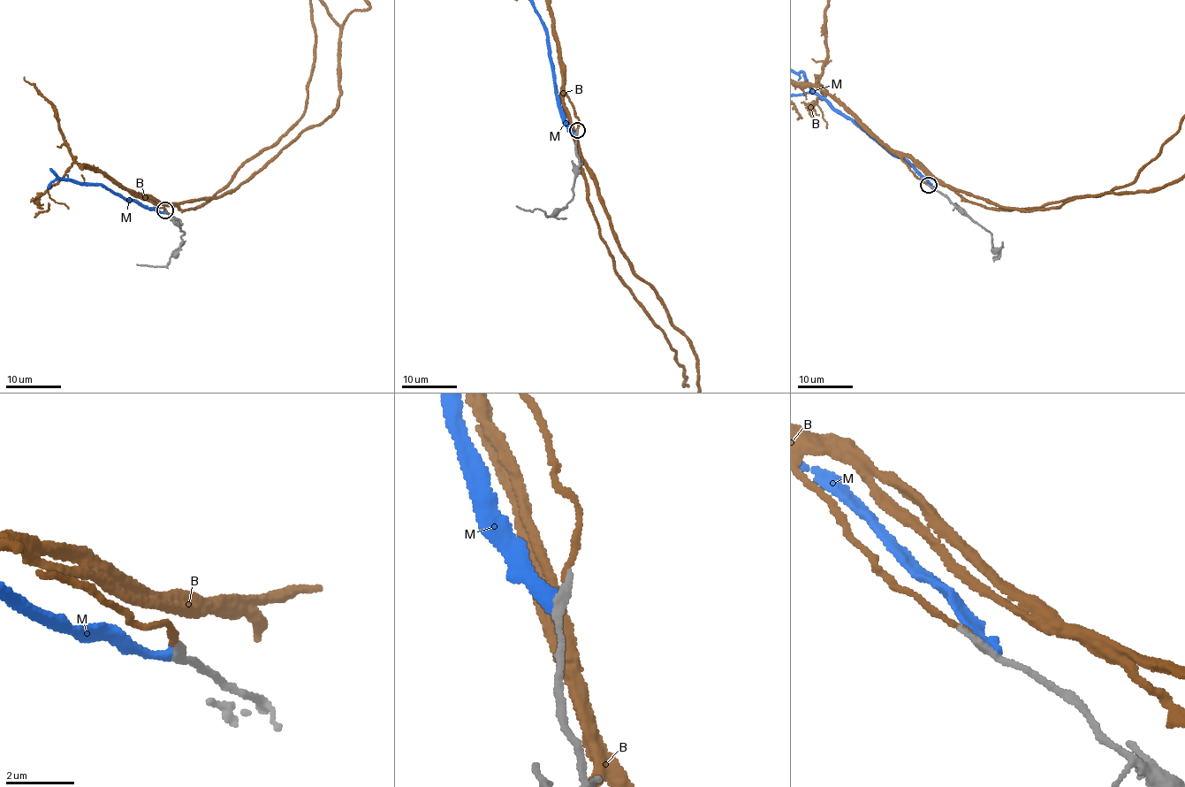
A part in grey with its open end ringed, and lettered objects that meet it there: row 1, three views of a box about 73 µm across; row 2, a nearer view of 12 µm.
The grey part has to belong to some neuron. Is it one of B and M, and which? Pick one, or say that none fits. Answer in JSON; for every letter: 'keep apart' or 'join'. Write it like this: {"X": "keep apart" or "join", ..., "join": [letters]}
{"B": "join", "M": "keep apart", "join": ["B"]}

